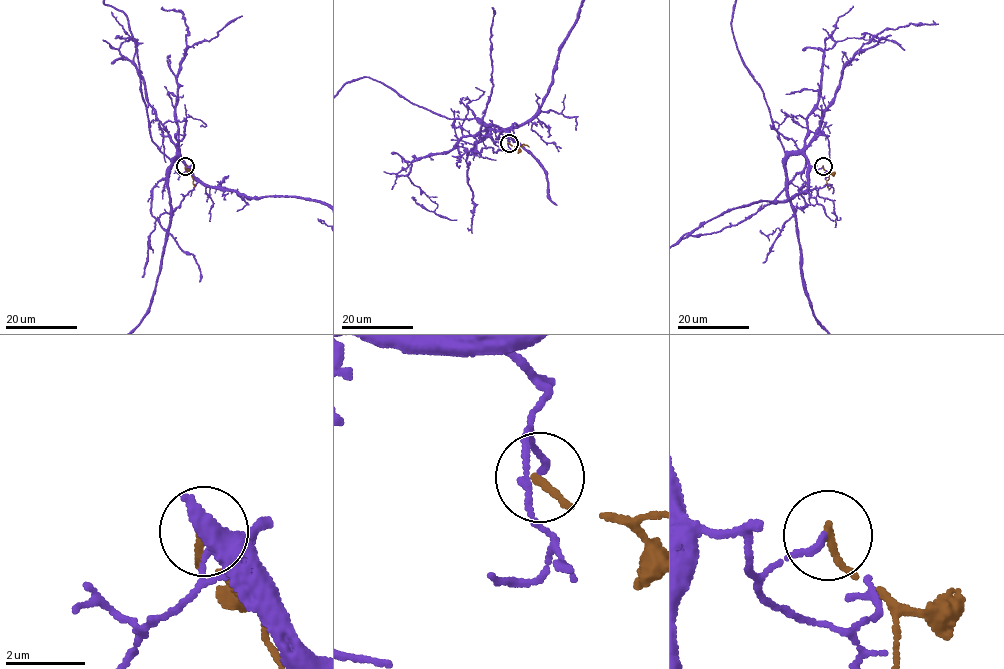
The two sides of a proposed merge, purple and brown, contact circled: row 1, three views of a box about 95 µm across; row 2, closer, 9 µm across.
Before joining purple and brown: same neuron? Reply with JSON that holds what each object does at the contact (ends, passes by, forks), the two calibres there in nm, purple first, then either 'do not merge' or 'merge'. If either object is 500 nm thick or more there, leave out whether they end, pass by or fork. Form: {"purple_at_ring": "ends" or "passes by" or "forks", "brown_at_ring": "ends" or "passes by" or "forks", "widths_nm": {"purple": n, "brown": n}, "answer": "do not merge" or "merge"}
{"purple_at_ring": "ends", "brown_at_ring": "ends", "widths_nm": {"purple": 160, "brown": 200}, "answer": "do not merge"}

